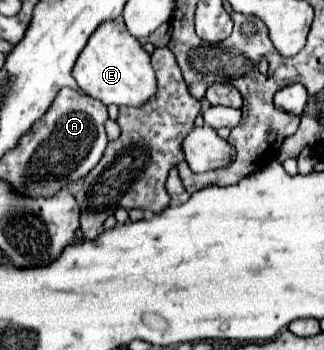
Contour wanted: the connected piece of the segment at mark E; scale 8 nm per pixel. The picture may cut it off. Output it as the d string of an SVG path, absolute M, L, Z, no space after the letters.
M120 20L104 22L96 28L80 52L72 76L88 96L104 102L106 106L142 106L156 92L156 78L150 66L150 56L140 46L140 42L128 34L124 22Z

